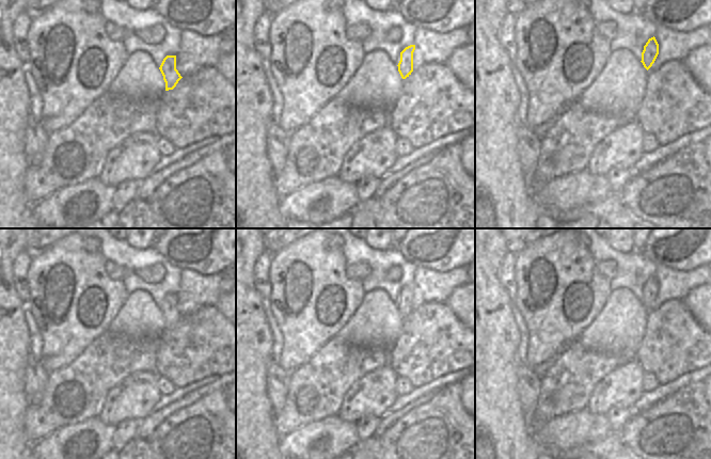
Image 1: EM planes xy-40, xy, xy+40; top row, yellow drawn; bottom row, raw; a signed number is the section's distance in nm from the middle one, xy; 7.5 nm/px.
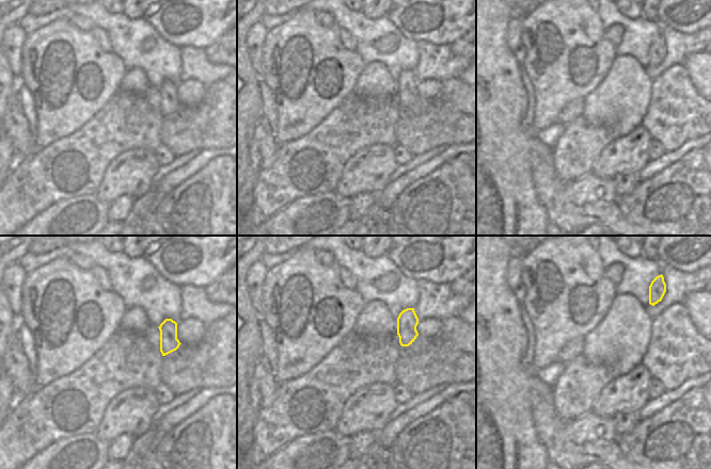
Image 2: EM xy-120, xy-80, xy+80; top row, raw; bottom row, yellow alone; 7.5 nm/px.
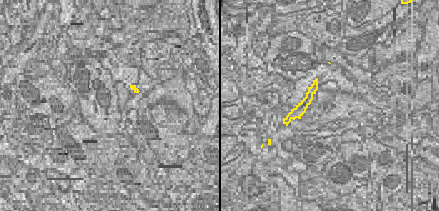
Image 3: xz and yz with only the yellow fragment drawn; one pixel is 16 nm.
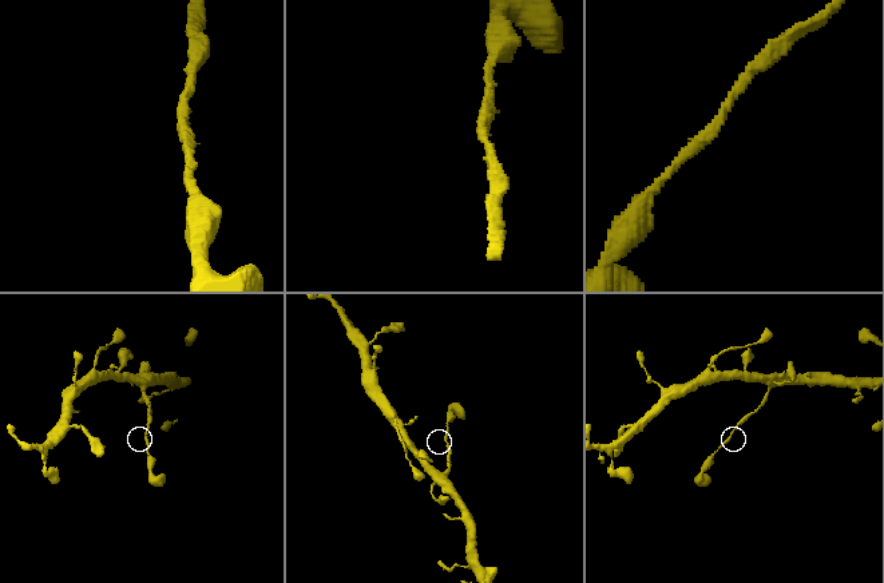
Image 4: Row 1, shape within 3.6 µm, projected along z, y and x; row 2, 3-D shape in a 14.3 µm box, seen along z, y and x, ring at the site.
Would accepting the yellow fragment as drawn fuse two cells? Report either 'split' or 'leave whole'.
leave whole

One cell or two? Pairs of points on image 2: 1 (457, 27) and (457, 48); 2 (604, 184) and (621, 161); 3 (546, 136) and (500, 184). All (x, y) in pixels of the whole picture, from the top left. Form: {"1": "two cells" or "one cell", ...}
{"1": "two cells", "2": "two cells", "3": "two cells"}

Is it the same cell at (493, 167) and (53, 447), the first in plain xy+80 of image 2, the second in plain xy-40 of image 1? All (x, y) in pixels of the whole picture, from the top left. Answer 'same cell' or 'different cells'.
different cells

